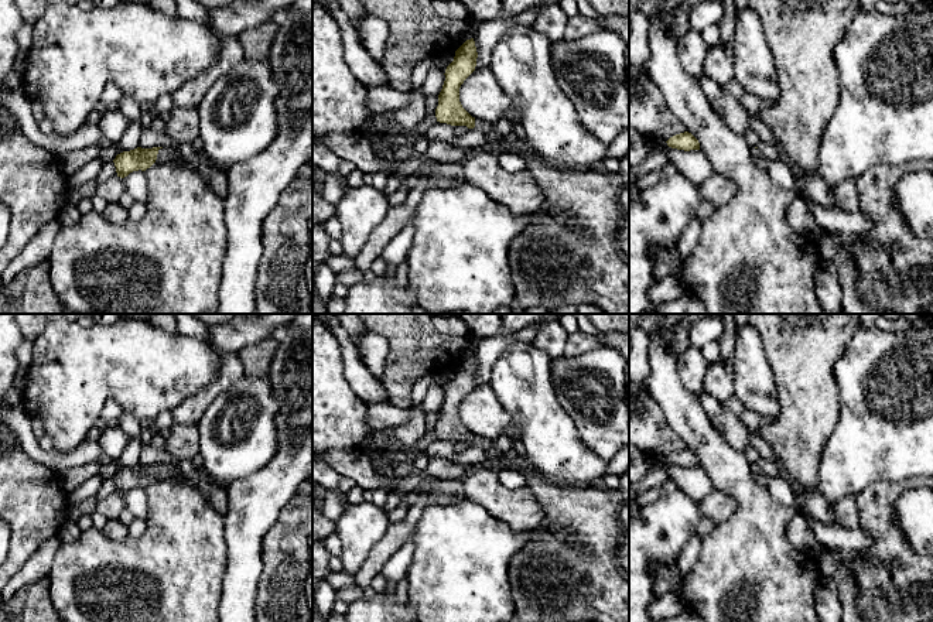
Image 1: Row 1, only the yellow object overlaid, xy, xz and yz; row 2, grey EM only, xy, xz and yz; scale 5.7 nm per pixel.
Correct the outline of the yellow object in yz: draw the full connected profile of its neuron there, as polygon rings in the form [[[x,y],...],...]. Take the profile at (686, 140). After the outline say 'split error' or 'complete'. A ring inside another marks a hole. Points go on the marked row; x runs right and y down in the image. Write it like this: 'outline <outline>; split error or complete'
outline [[[688,131],[676,134],[670,137],[666,143],[669,147],[677,148],[677,150],[684,150],[684,151],[700,150],[698,140]]]; complete

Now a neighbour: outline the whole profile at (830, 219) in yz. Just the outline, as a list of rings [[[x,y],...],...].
[[[809,198],[806,202],[823,232],[850,232],[859,236],[874,229],[874,222],[859,211],[847,213],[838,208],[824,208]]]

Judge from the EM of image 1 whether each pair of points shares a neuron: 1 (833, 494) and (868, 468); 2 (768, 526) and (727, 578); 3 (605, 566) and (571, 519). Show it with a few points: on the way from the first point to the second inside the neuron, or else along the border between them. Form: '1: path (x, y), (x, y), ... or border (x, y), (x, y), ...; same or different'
1: path (841, 485), (860, 468); same
2: path (755, 539), (748, 557), (740, 566); same
3: path (594, 554), (591, 552), (591, 539), (583, 530); same

